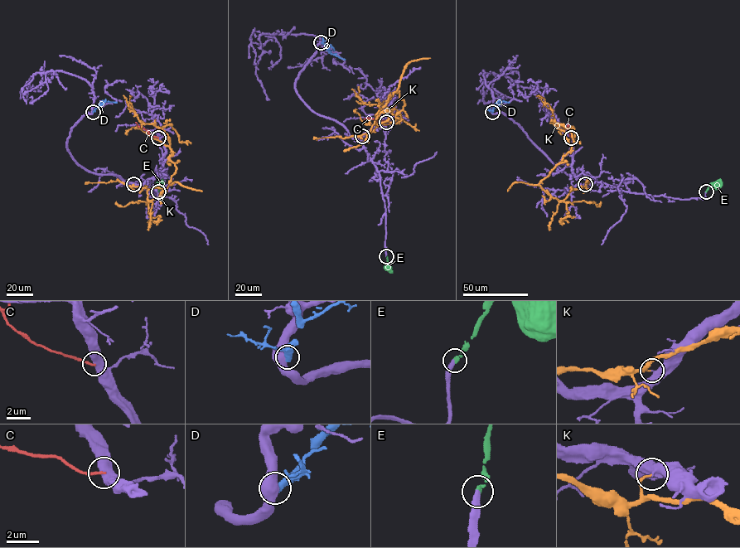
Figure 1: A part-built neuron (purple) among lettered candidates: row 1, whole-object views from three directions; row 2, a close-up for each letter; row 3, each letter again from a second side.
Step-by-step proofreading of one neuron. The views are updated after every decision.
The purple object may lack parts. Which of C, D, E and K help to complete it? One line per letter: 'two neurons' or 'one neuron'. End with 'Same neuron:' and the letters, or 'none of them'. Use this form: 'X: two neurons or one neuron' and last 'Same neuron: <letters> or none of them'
C: two neurons
D: two neurons
E: one neuron
K: two neurons
Same neuron: E

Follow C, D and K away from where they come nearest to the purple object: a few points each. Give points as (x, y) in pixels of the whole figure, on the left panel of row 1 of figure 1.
C: (158, 137), (151, 135), (135, 122)
D: (92, 112), (103, 100), (116, 103)
K: (133, 184), (148, 189), (152, 201), (176, 168), (166, 134), (139, 119), (130, 95)

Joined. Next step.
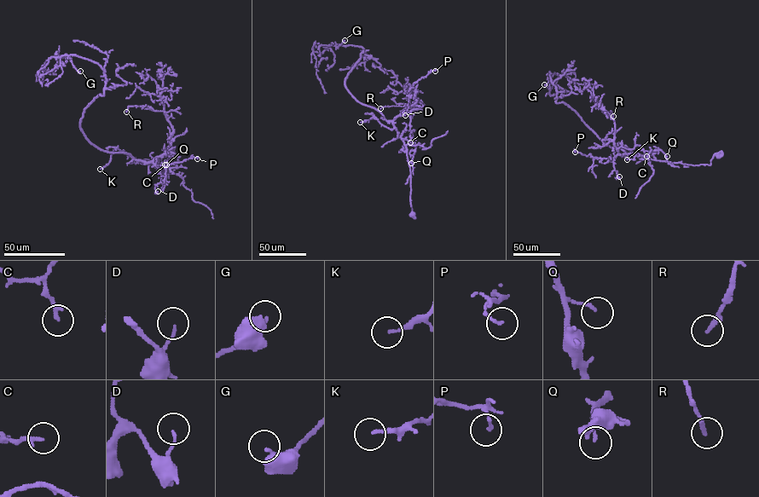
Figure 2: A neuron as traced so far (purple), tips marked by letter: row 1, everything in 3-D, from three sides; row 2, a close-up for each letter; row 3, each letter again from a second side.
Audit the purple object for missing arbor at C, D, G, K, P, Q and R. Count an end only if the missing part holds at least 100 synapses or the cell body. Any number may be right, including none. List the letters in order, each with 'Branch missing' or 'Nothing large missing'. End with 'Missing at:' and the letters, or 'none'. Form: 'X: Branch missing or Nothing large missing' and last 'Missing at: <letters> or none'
C: Nothing large missing
D: Nothing large missing
G: Nothing large missing
K: Nothing large missing
P: Nothing large missing
Q: Nothing large missing
R: Nothing large missing
Missing at: none

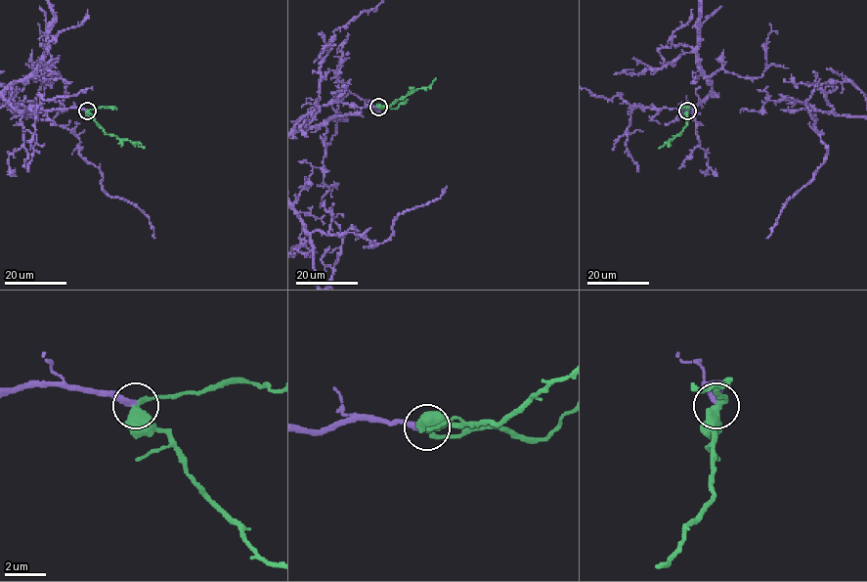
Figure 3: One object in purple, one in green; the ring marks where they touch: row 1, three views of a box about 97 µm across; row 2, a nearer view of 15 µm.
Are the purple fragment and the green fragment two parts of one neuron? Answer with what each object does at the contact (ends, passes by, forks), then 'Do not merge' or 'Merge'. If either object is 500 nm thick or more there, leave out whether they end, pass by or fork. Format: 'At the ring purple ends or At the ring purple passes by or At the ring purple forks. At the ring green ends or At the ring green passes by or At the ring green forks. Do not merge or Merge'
At the ring purple ends. At the ring green passes by. Merge

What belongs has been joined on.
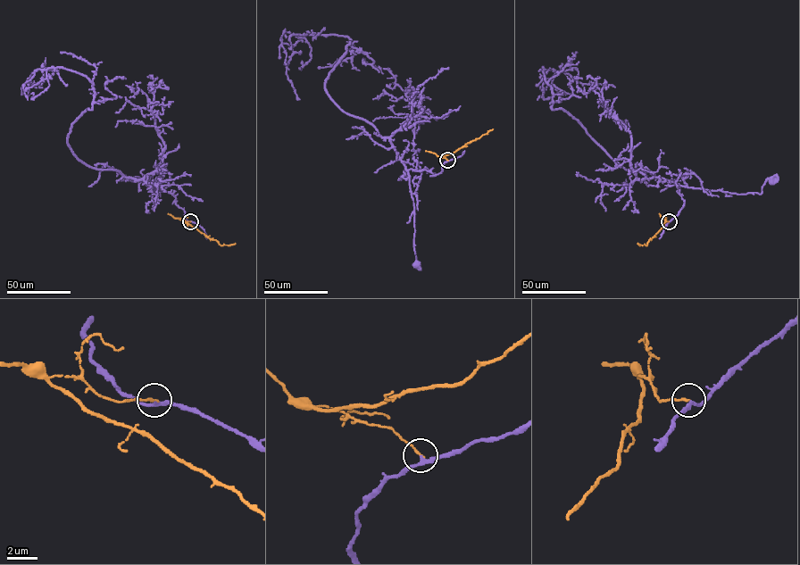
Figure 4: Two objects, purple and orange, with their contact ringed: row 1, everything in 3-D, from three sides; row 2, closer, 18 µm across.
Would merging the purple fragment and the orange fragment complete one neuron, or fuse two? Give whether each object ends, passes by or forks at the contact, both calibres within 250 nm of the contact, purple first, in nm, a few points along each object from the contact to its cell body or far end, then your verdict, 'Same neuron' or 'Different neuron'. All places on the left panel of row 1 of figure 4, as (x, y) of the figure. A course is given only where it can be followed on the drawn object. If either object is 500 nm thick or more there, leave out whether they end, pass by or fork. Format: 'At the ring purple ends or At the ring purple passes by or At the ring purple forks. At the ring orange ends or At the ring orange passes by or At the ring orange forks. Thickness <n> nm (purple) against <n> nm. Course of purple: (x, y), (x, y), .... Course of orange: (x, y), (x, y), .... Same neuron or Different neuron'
At the ring purple passes by. At the ring orange ends. Thickness 190 nm (purple) against 130 nm. Course of purple: (190, 221), (171, 194), (152, 187), (157, 194), (160, 181). Course of orange: (190, 221), (181, 220), (221, 245), (236, 243). Same neuron

